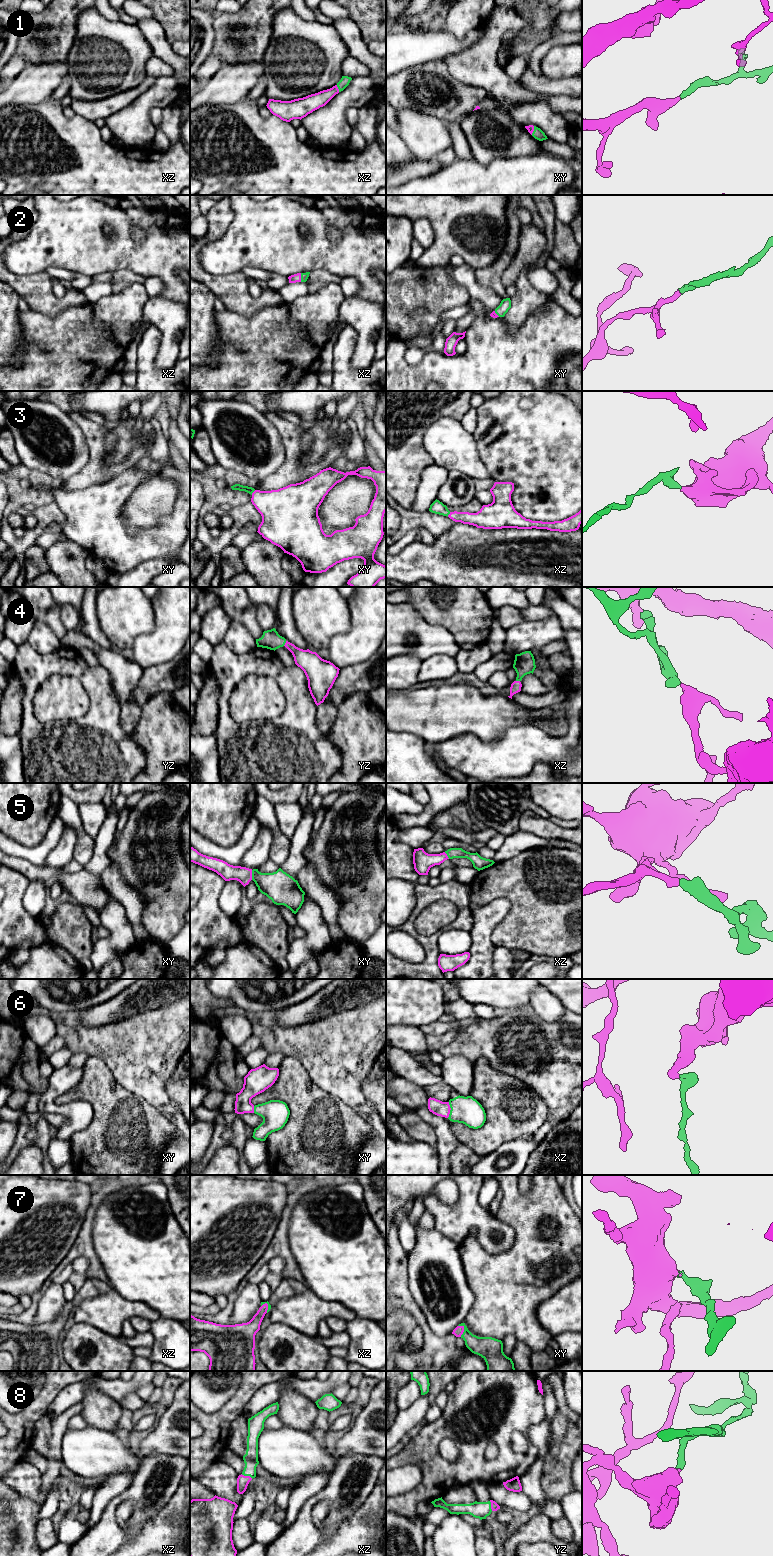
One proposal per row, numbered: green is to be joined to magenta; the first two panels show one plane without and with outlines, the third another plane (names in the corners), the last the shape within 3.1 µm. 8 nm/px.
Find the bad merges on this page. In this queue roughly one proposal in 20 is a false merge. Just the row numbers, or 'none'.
none

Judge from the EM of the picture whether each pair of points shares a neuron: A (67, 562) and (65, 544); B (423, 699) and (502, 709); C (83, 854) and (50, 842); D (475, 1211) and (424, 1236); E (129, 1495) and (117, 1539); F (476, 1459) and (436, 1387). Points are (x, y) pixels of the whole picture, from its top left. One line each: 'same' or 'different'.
A: same
B: same
C: different
D: different
E: same
F: different

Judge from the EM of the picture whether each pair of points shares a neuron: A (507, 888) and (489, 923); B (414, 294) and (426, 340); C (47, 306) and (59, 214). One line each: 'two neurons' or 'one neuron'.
A: two neurons
B: two neurons
C: two neurons

